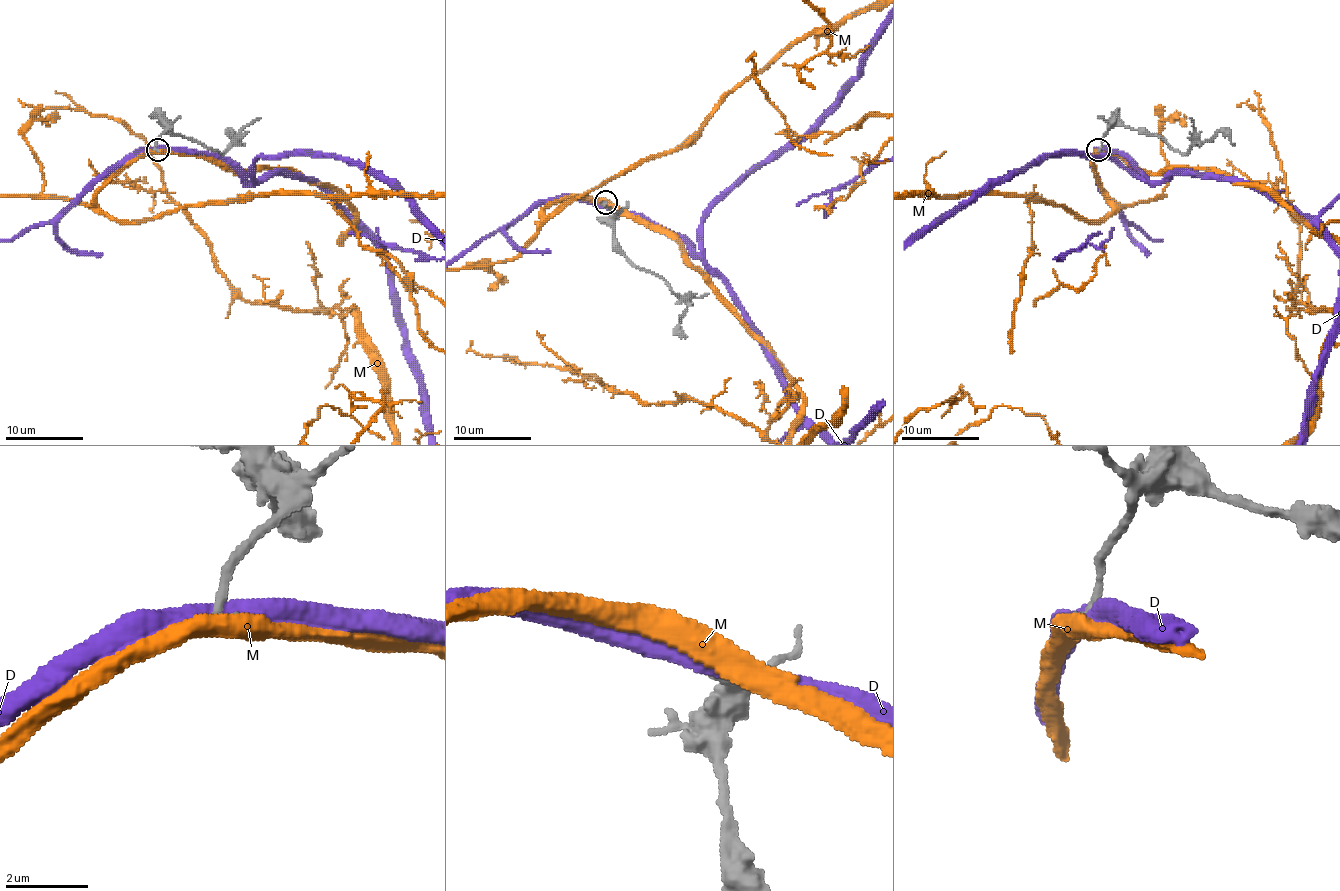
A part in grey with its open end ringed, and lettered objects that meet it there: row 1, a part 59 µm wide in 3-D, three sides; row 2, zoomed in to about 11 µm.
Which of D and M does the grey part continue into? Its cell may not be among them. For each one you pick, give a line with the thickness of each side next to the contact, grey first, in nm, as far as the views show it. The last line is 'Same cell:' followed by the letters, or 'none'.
M: 240 nm thick on the grey side, 550 nm on the other
Same cell: M

